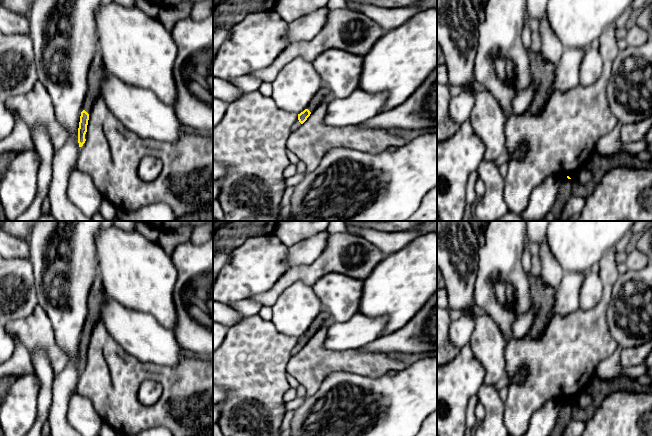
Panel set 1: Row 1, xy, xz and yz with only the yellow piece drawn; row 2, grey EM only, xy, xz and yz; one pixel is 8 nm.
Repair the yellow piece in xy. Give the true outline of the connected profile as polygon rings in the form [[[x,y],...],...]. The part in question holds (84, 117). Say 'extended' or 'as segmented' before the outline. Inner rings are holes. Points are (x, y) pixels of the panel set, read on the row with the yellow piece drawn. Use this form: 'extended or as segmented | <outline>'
extended | [[[98,54],[93,58],[88,71],[88,91],[83,103],[78,128],[78,143],[80,148],[82,148],[85,144],[89,116],[95,100],[98,97],[101,97],[101,83],[103,82],[106,74],[107,71],[102,57]]]

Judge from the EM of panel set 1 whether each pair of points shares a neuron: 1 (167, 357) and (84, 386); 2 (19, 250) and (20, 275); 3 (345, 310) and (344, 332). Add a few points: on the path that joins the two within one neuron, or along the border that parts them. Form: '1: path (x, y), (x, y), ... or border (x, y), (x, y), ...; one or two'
1: border (129, 354), (143, 362), (174, 368); two
2: border (10, 258), (28, 260); two
3: border (357, 311), (346, 321), (334, 322); two

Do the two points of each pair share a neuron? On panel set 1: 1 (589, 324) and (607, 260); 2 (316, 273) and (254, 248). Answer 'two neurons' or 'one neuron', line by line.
1: one neuron
2: two neurons

